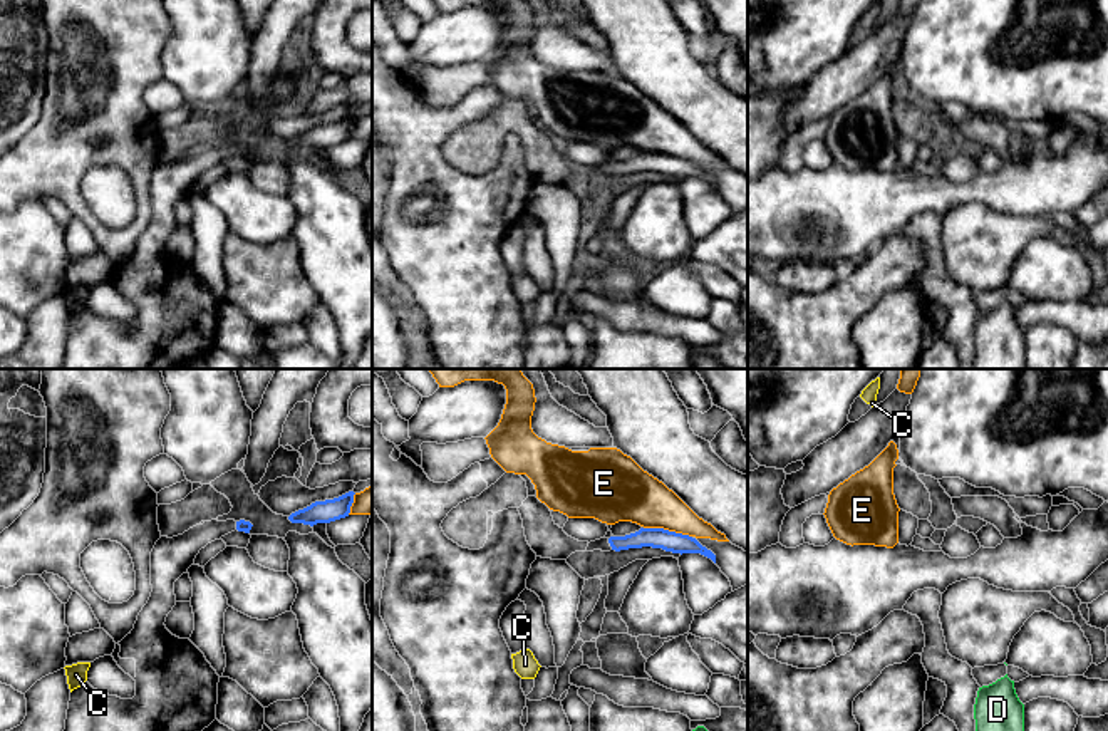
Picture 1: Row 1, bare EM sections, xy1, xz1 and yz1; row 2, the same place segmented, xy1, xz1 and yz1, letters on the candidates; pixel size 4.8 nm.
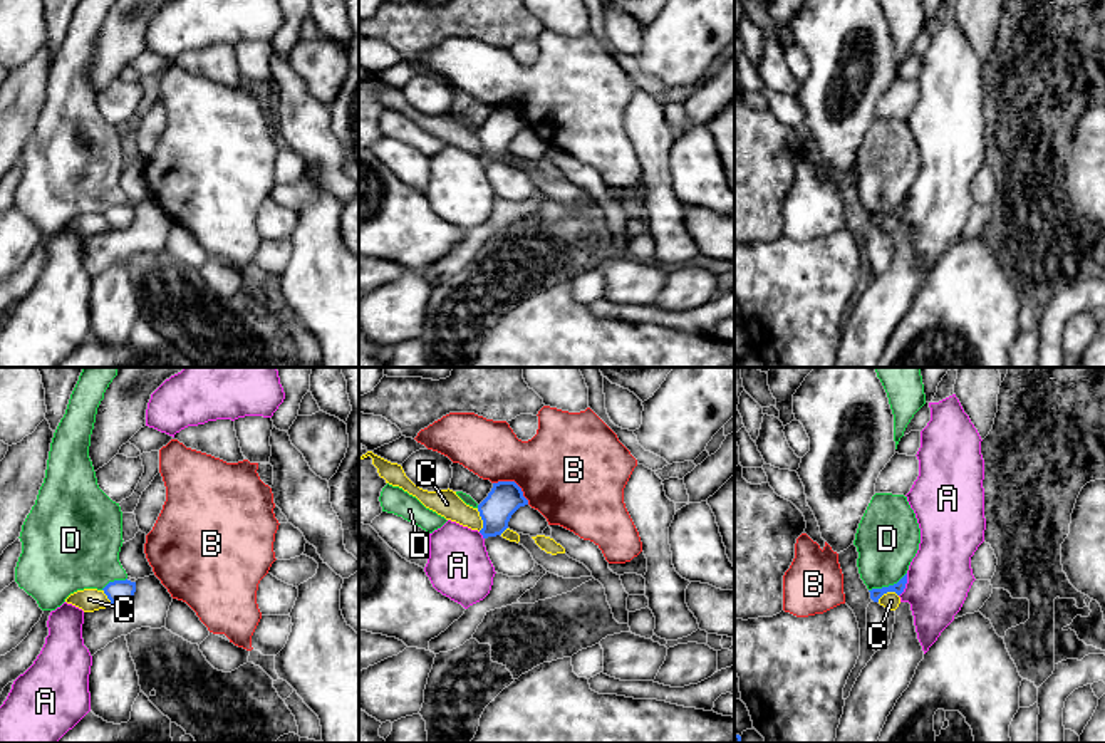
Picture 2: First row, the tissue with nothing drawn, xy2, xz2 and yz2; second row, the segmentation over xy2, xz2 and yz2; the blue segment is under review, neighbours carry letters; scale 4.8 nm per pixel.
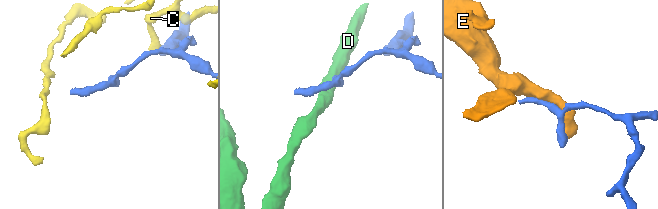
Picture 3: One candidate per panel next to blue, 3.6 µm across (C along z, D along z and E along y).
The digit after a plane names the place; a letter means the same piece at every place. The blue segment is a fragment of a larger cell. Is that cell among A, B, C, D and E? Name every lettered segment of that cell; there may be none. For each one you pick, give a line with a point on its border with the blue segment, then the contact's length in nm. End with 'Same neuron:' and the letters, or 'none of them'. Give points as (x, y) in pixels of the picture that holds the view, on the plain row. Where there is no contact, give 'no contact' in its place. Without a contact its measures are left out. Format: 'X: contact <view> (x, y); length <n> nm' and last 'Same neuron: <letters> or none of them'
Same neuron: none of them

